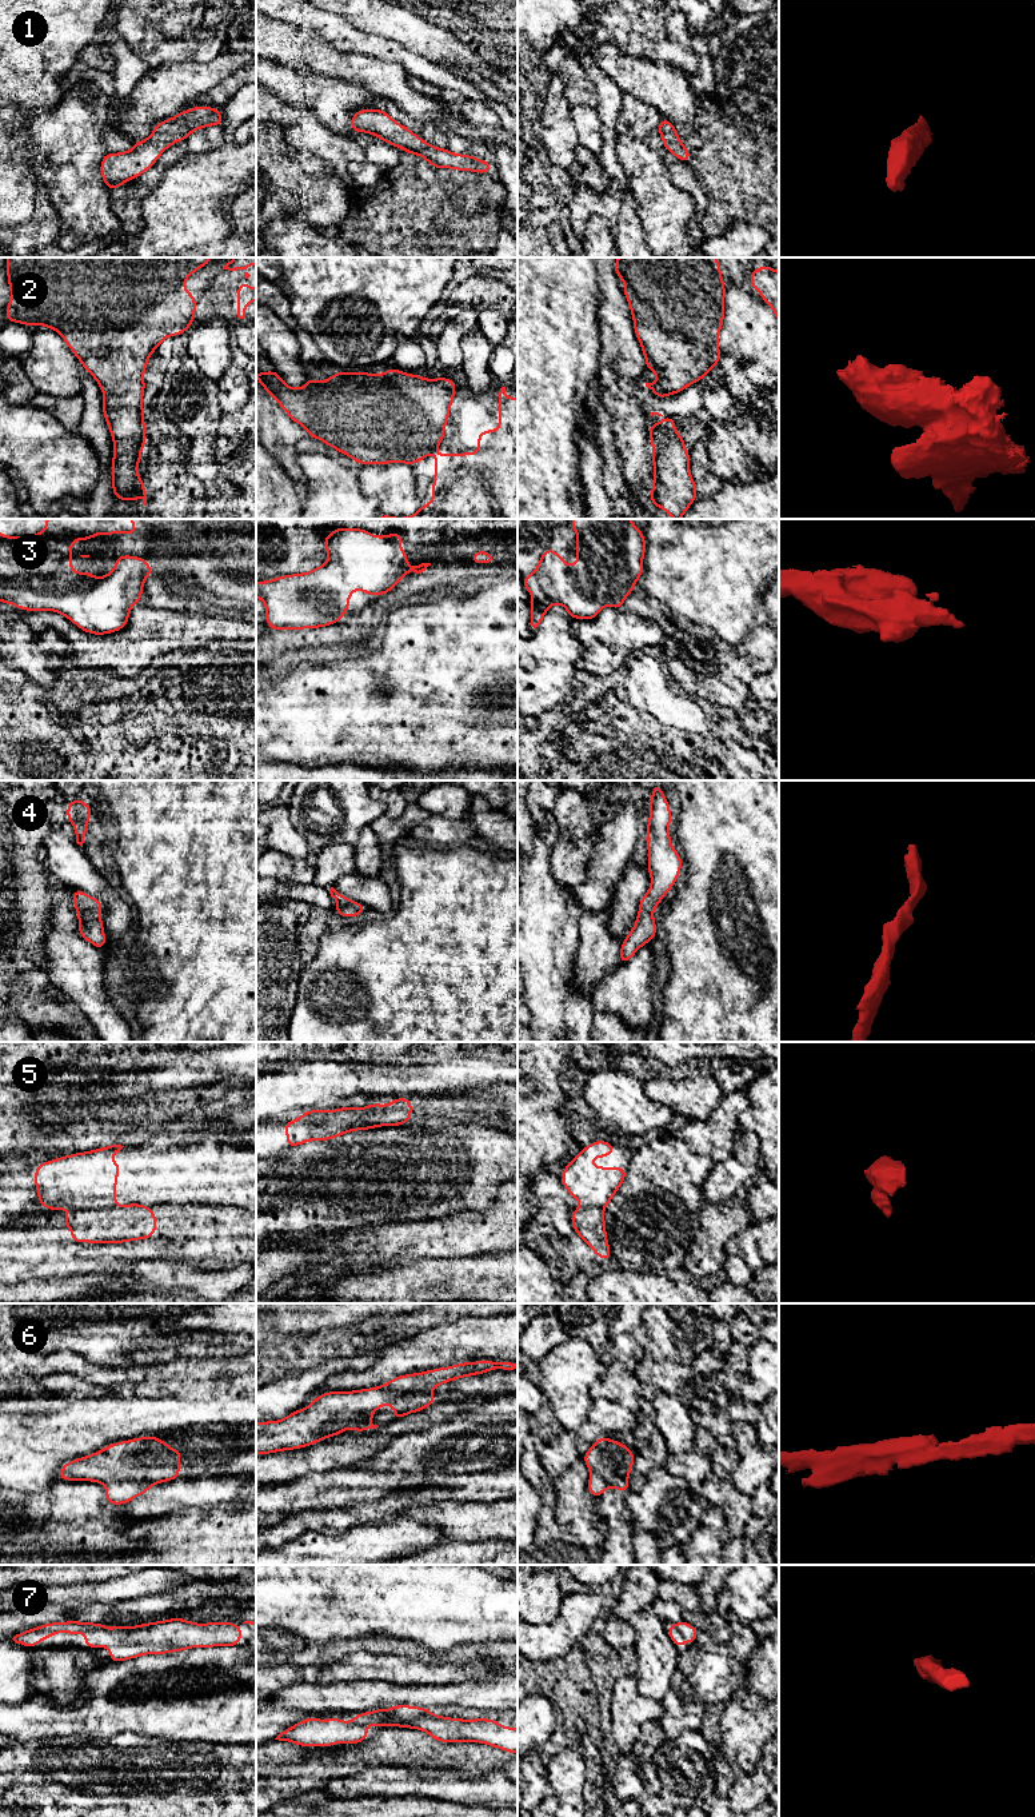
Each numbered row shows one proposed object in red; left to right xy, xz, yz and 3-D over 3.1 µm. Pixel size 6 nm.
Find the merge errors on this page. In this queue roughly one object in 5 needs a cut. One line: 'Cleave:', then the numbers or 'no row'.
Cleave: 5

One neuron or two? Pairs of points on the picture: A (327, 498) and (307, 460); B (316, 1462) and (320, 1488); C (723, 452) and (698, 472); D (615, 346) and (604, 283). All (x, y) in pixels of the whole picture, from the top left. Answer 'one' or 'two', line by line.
A: one
B: two
C: two
D: one

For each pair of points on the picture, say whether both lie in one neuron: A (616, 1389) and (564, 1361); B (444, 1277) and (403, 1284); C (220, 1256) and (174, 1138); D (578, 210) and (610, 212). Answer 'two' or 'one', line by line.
A: two
B: one
C: two
D: one

